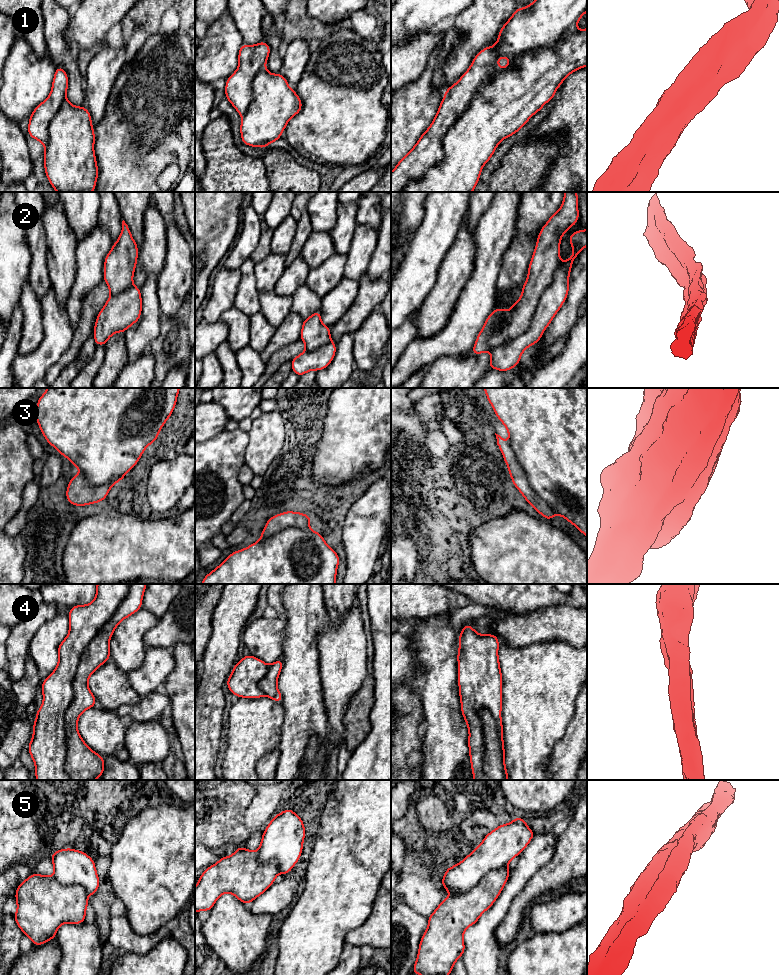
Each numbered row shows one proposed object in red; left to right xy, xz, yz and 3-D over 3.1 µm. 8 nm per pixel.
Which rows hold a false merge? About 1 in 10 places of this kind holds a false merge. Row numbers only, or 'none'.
2, 3

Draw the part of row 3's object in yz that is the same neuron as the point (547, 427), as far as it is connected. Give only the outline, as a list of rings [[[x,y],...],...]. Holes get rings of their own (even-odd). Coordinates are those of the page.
[[[483,388],[497,418],[508,431],[510,446],[524,469],[533,490],[555,512],[579,529],[587,538],[587,388]]]

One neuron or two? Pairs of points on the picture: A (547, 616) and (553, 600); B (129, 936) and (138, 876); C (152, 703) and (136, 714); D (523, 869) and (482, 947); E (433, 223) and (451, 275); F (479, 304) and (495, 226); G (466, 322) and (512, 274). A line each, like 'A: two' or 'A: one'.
A: two
B: two
C: one
D: one
E: two
F: one
G: two

